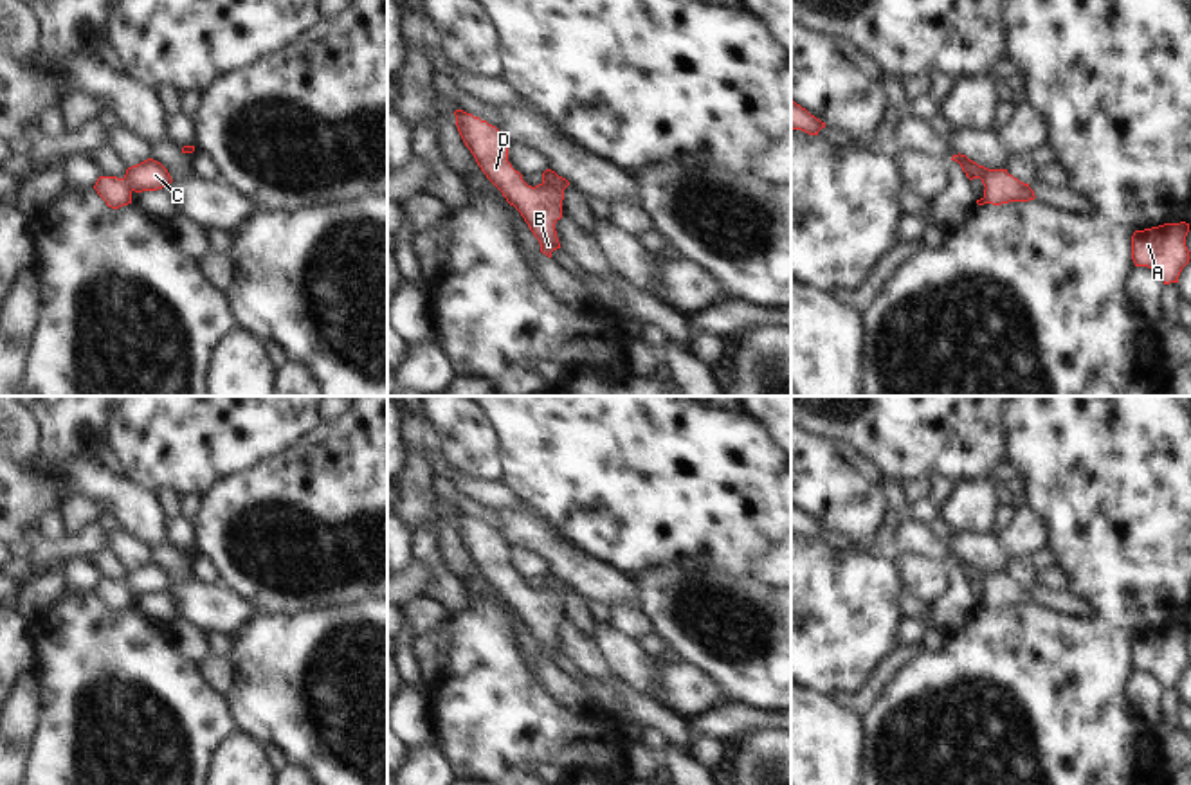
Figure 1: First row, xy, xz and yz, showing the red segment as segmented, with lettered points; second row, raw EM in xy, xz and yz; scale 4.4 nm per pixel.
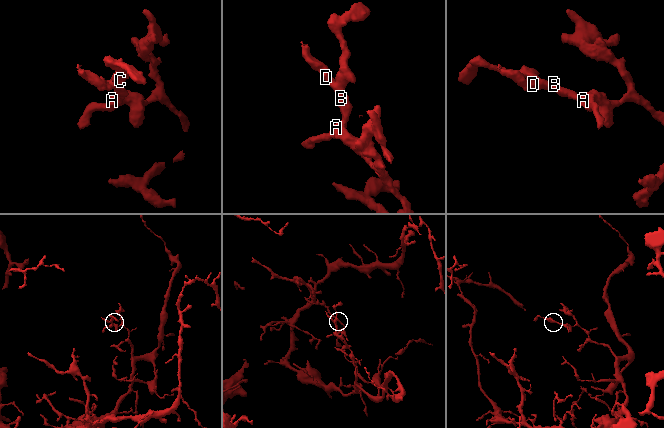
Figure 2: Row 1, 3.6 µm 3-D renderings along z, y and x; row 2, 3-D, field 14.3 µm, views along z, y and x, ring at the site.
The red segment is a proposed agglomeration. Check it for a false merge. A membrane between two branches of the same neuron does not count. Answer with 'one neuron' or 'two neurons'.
one neuron

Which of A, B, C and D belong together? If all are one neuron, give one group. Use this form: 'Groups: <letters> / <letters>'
Groups: A B C D

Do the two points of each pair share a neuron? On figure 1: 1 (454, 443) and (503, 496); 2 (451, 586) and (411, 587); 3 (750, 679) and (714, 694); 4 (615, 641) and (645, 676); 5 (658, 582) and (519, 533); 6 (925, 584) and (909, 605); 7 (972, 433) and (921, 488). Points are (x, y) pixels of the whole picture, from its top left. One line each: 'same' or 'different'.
1: different
2: different
3: different
4: same
5: different
6: different
7: different

